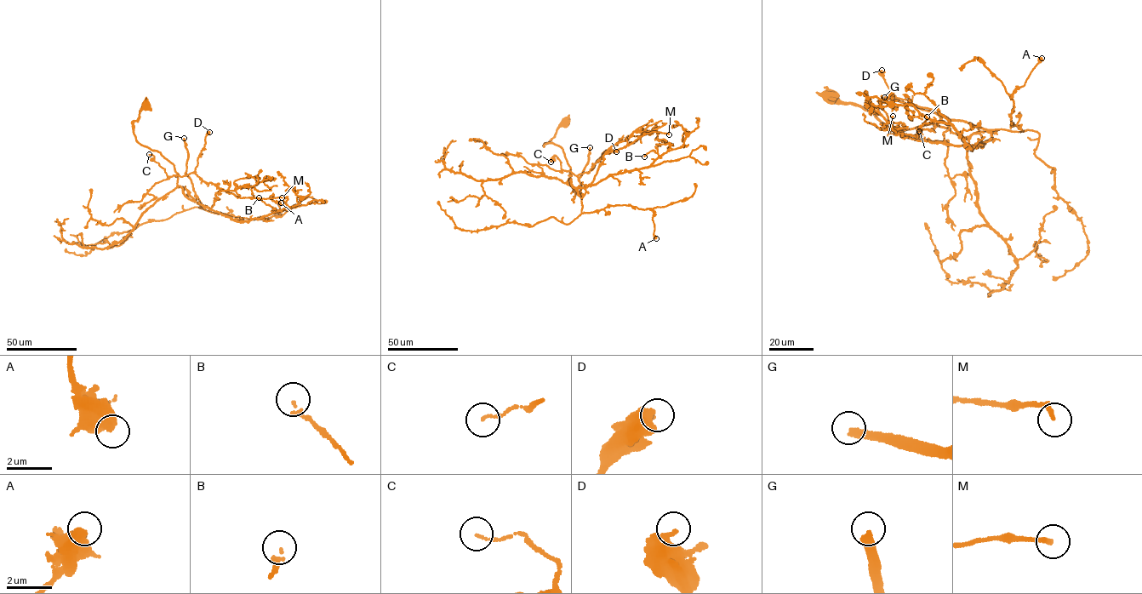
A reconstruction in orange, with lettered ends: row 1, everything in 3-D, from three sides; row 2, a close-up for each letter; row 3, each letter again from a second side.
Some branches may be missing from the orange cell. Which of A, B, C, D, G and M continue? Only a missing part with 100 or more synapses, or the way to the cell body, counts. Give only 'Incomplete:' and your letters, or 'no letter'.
Incomplete: G

